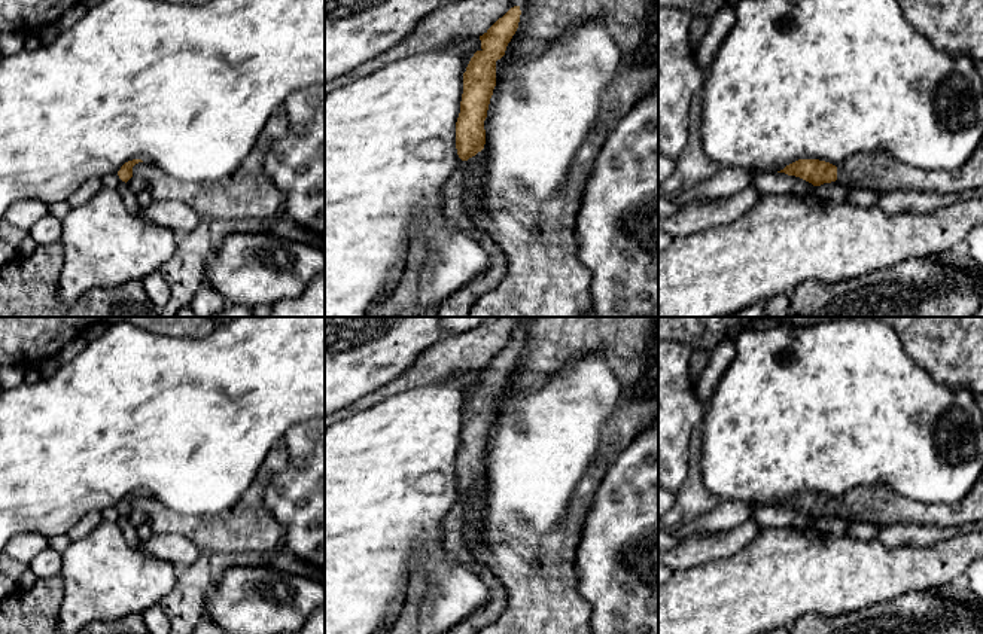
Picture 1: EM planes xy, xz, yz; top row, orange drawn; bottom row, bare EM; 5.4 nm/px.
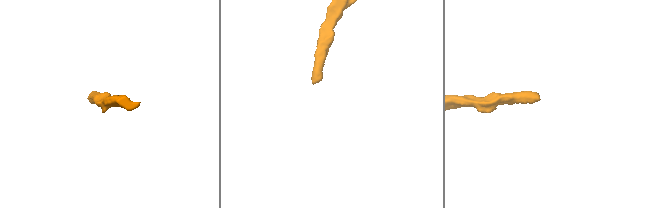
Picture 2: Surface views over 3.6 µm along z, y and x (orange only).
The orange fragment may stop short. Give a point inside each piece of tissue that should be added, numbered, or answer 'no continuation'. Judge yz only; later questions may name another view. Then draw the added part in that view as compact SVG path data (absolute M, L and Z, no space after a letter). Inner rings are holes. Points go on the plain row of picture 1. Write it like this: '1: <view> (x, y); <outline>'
1: yz (880, 505); M983 472L974 488L958 503L923 503L883 487L862 487L837 502L837 515L849 522L920 524L952 527L983 519Z

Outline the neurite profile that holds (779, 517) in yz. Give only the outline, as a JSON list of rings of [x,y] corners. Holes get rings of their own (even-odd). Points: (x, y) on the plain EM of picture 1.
[[[776,506],[776,507],[752,507],[749,521],[767,528],[806,530],[816,519],[795,509]]]

